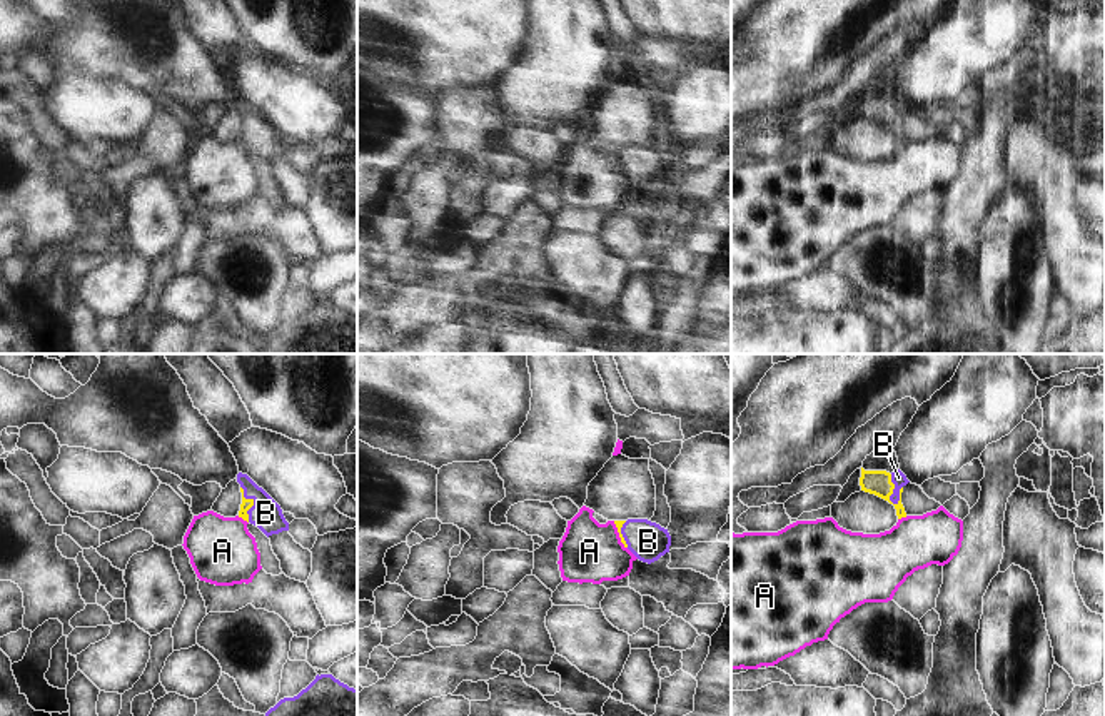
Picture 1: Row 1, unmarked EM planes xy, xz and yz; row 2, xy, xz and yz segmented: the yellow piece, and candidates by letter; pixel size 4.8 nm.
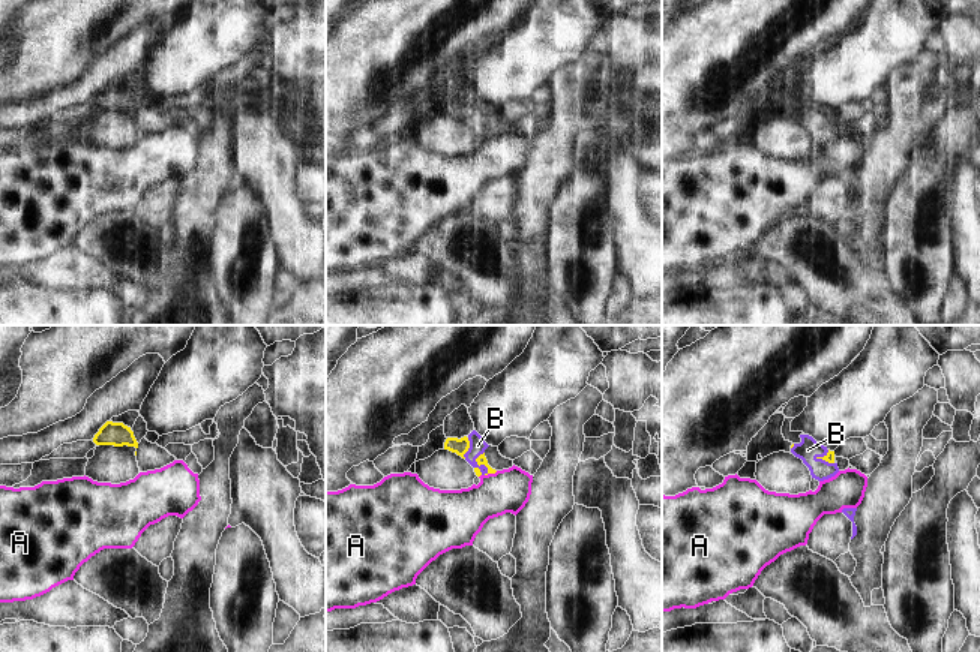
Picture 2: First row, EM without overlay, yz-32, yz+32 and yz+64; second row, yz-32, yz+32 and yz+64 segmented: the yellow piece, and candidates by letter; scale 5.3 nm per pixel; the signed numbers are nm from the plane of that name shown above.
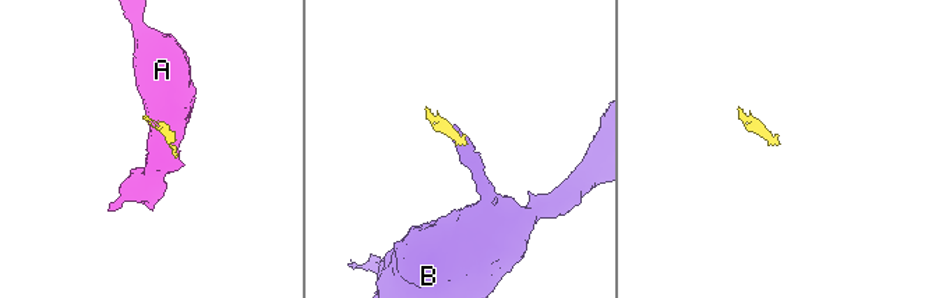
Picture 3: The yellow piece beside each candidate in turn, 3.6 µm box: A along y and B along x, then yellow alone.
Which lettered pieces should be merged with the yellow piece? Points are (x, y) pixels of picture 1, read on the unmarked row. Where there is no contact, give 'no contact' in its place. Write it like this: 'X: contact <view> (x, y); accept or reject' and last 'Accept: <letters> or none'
A: contact xy (242, 144); reject
B: contact yz (892, 117); accept
Accept: B

